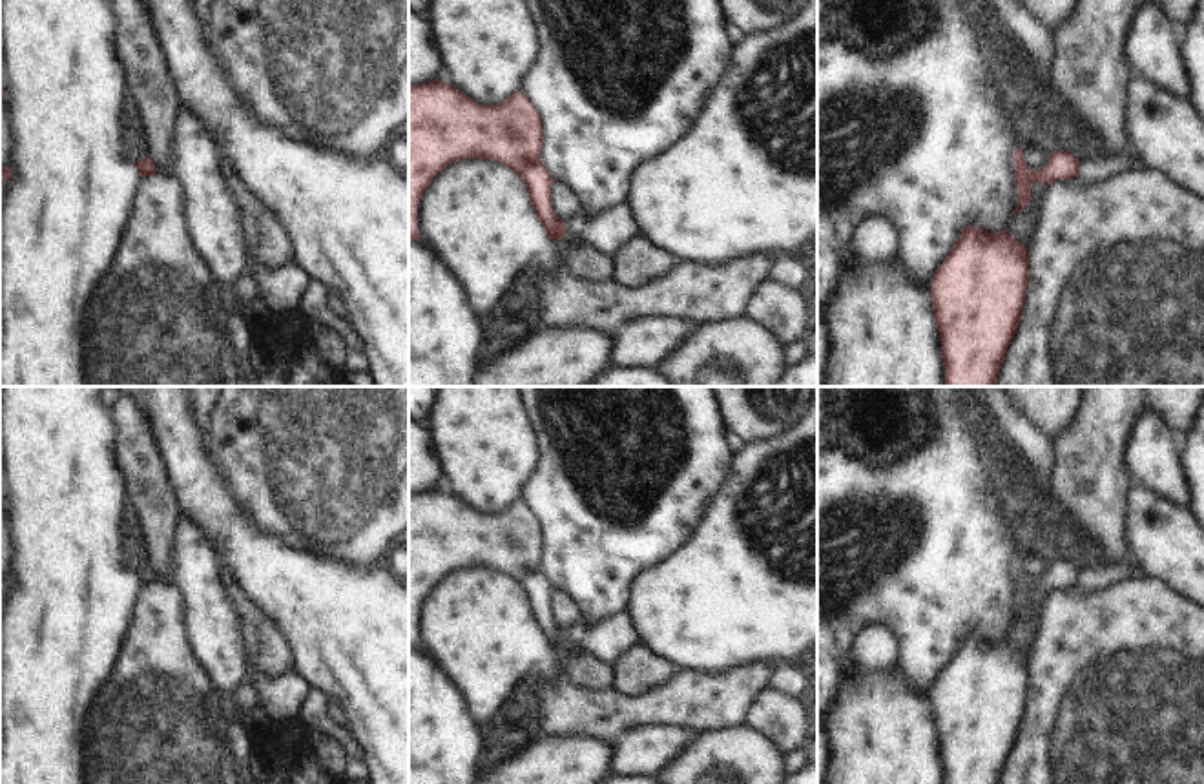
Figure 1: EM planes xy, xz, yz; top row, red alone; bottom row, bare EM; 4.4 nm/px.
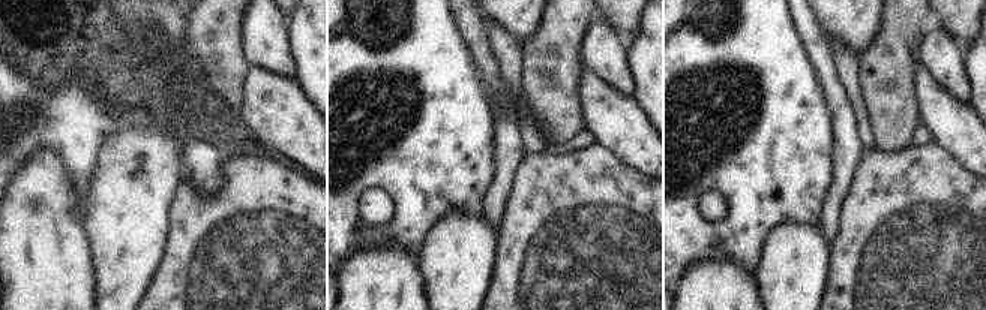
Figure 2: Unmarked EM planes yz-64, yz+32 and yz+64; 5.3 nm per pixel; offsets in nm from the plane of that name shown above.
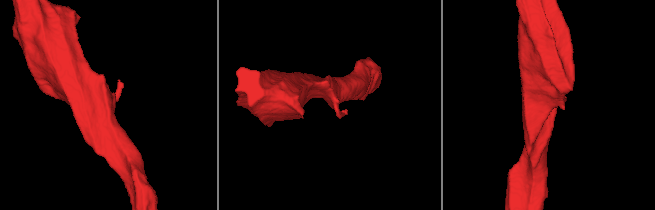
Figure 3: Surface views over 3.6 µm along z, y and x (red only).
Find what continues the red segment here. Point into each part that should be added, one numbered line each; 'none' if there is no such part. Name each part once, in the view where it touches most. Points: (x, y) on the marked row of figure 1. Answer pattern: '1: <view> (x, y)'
none

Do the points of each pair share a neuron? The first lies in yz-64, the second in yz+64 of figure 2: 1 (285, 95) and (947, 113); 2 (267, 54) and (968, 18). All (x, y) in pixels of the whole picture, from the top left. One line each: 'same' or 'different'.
1: same
2: different

